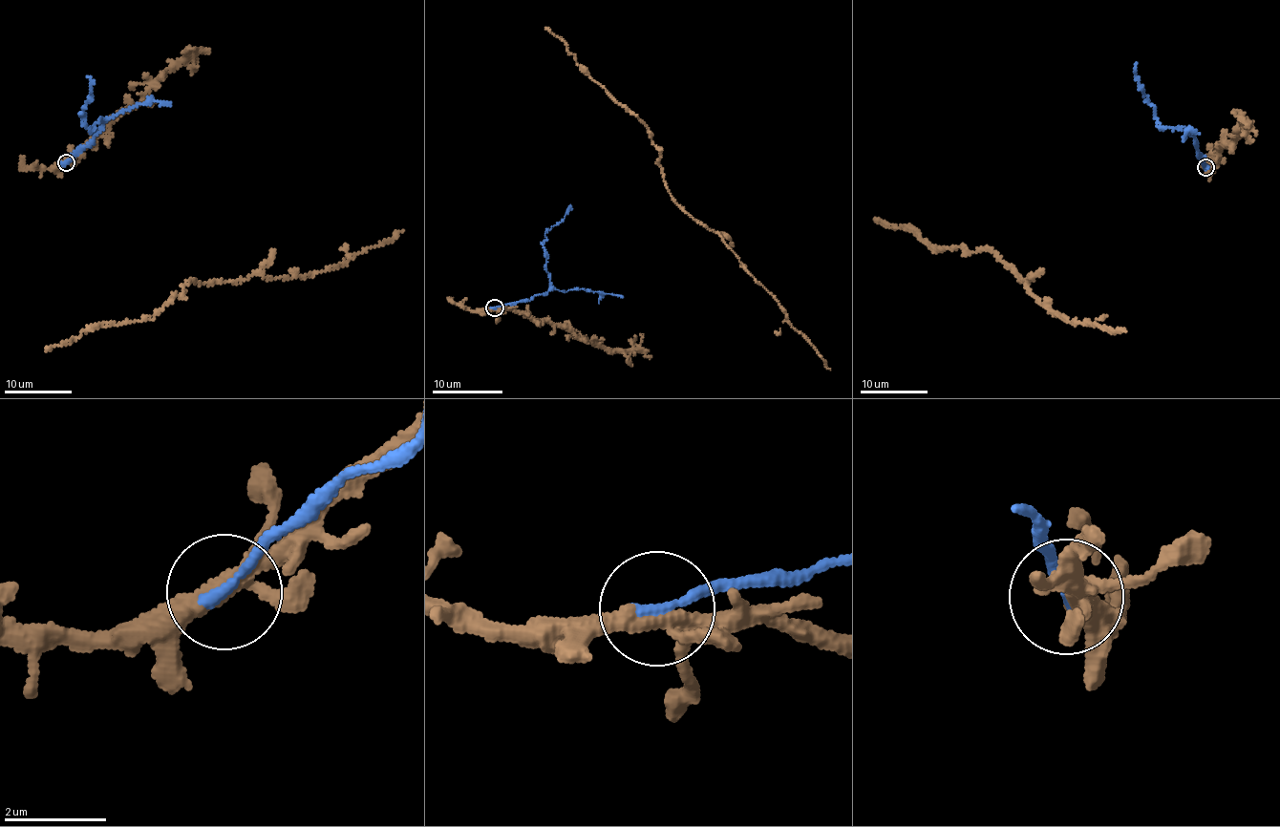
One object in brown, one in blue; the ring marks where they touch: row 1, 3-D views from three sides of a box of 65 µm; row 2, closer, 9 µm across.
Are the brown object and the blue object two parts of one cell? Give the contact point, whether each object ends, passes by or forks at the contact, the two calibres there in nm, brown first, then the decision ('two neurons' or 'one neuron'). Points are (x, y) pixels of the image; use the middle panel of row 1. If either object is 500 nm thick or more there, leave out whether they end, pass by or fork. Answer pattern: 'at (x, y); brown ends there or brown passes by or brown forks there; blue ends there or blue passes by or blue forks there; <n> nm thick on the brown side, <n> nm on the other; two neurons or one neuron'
at (494, 307); brown forks there; blue ends there; 320 nm thick on the brown side, 220 nm on the other; two neurons

